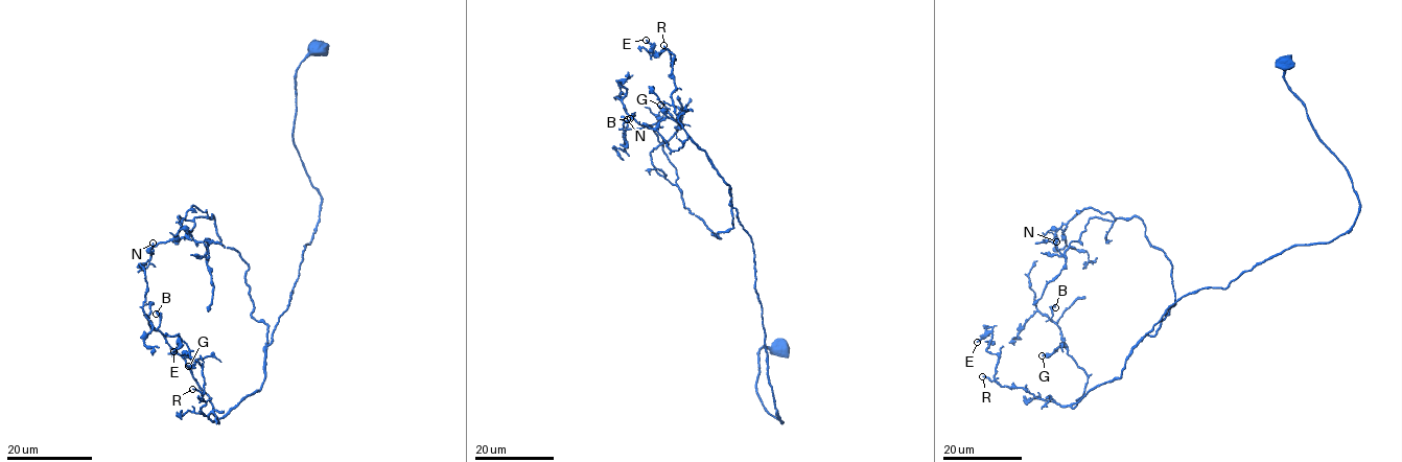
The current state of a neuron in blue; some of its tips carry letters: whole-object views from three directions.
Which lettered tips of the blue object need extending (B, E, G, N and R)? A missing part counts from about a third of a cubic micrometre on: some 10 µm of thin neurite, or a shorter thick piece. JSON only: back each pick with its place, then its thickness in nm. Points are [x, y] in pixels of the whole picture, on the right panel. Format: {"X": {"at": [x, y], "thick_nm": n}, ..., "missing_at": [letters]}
{"missing_at": []}

